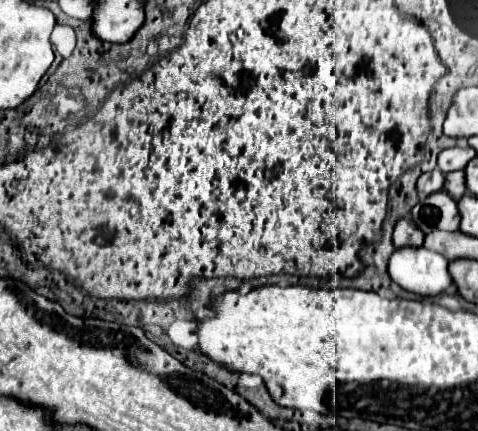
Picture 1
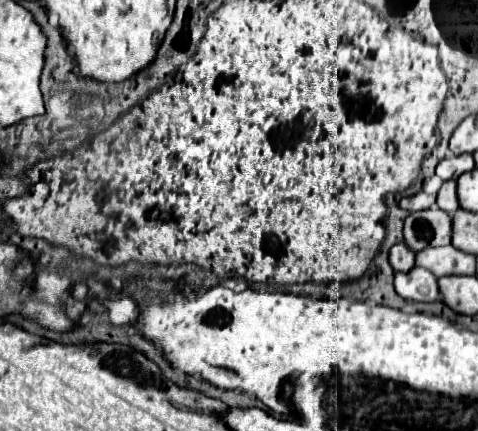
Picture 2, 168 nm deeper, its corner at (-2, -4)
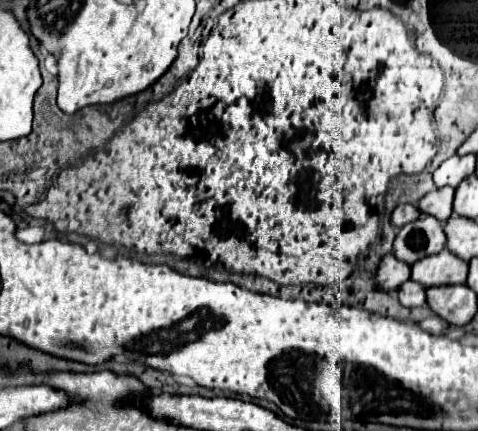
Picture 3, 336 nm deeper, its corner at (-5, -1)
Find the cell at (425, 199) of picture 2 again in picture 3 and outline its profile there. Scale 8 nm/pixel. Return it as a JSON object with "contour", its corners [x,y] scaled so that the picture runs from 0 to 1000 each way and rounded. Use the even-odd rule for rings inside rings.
{"contour":[[[831,476],[818,499],[818,522],[826,531],[839,531],[843,522],[868,513],[877,503],[877,485],[868,476]]]}

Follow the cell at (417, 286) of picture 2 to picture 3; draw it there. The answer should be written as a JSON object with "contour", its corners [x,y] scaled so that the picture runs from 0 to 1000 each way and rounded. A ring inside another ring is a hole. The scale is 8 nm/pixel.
{"contour":[[[847,652],[831,684],[835,684],[835,703],[843,712],[881,712],[881,708],[889,708],[889,671],[868,652]]]}

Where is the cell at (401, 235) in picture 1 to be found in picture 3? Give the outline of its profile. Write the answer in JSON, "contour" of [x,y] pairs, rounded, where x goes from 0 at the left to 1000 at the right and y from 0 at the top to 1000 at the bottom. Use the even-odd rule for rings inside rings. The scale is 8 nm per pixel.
{"contour":[[[822,587],[805,592],[789,619],[789,633],[785,633],[785,657],[797,657],[801,675],[805,680],[818,680],[818,675],[831,675],[835,661],[843,661],[843,652],[856,652],[856,629],[860,619],[843,606],[835,606]]]}

